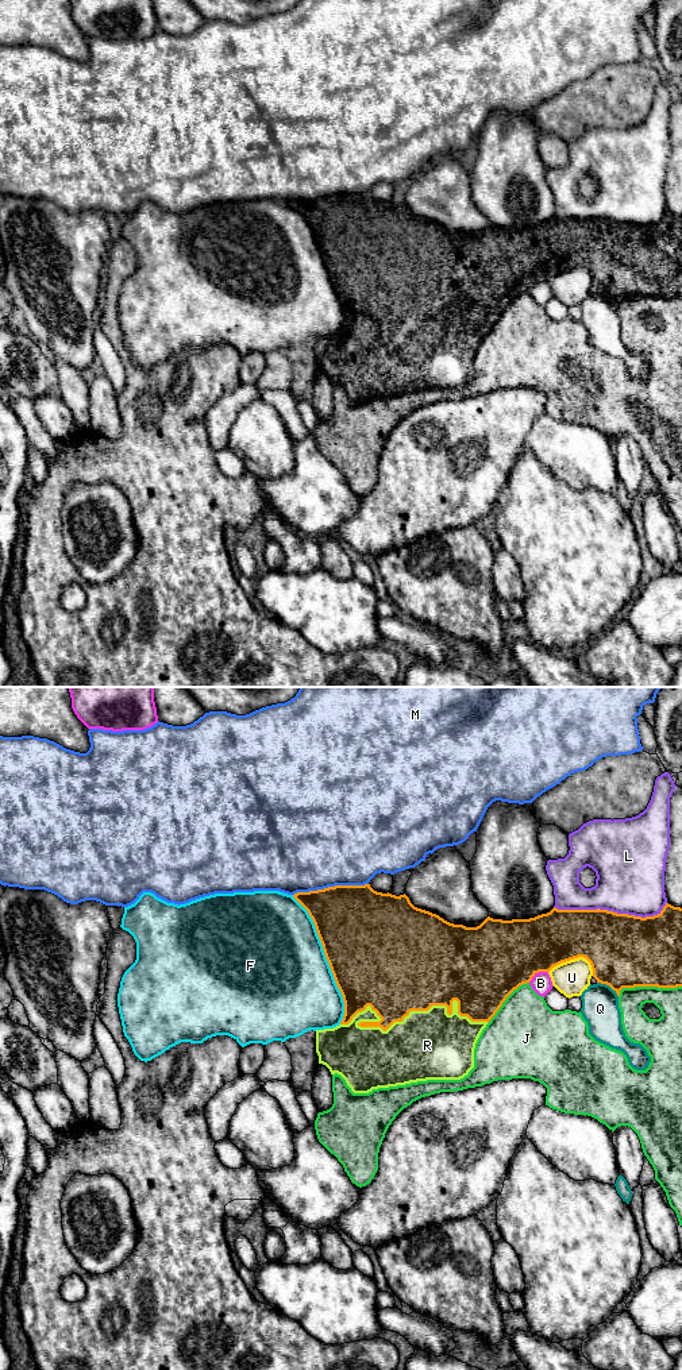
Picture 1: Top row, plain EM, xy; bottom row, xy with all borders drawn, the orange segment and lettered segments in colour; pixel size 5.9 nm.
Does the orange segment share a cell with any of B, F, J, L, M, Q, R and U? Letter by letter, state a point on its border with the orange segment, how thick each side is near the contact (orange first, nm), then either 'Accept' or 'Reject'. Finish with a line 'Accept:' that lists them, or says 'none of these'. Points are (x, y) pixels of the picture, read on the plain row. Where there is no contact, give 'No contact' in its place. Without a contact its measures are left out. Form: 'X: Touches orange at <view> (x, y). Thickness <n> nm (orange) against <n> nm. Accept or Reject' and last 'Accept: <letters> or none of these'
B: Touches orange at xy (538, 281). Thickness 420 nm (orange) against 120 nm. Reject
F: Touches orange at xy (327, 269). Thickness 500 nm (orange) against 500 nm. Reject
J: Touches orange at xy (647, 294). Thickness 440 nm (orange) against 170 nm. Reject
L: Touches orange at xy (611, 220). Thickness 440 nm (orange) against 400 nm. Reject
M: Touches orange at xy (330, 196). Thickness 440 nm (orange) against 500 nm. Reject
Q: Touches orange at xy (608, 293). Thickness 440 nm (orange) against 220 nm. Reject
R: Touches orange at xy (403, 328). Thickness 440 nm (orange) against 420 nm. Accept
U: Touches orange at xy (571, 267). Thickness 340 nm (orange) against 200 nm. Reject
Accept: R

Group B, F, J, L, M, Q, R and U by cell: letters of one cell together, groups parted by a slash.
B / F / J / L / M / Q / R / U

